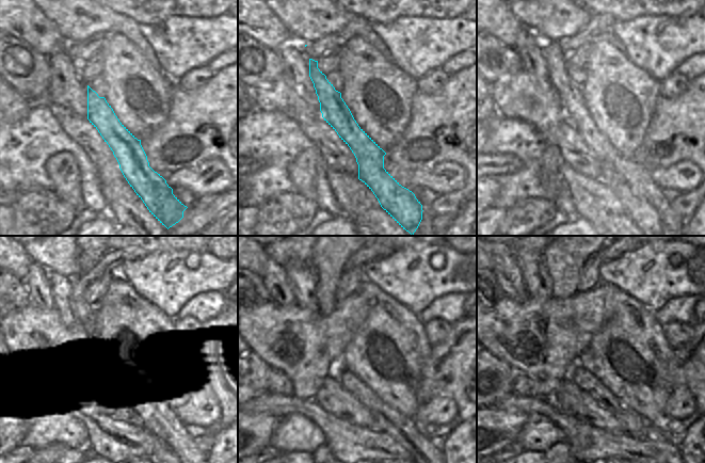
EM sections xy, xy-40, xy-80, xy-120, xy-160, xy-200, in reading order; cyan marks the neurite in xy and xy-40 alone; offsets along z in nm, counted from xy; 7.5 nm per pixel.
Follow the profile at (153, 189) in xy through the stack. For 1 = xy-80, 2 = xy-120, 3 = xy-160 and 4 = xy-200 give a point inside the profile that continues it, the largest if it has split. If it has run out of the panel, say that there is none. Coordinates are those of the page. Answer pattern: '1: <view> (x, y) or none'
1: xy-80 (638, 209)
2: xy-120 (68, 292)
3: xy-160 (314, 285)
4: xy-200 (555, 273)

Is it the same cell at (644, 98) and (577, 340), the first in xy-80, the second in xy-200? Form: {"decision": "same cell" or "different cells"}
{"decision": "different cells"}

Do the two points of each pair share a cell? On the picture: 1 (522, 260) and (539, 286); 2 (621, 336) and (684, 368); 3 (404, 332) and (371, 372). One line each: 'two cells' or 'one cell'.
1: one cell
2: two cells
3: one cell

